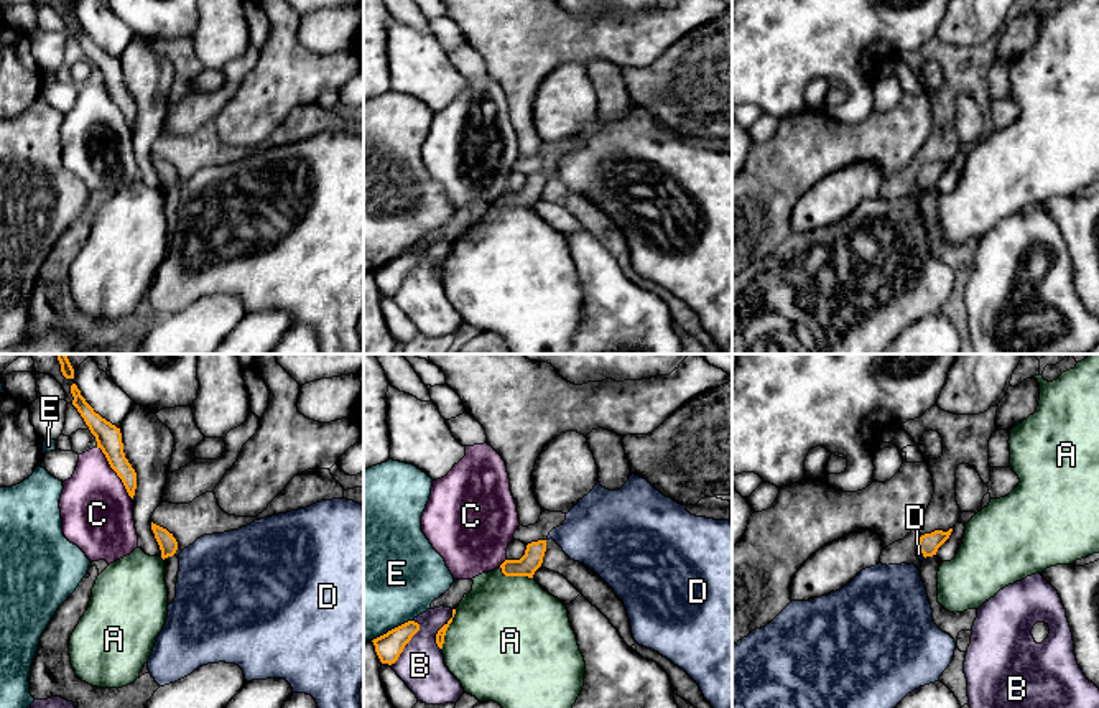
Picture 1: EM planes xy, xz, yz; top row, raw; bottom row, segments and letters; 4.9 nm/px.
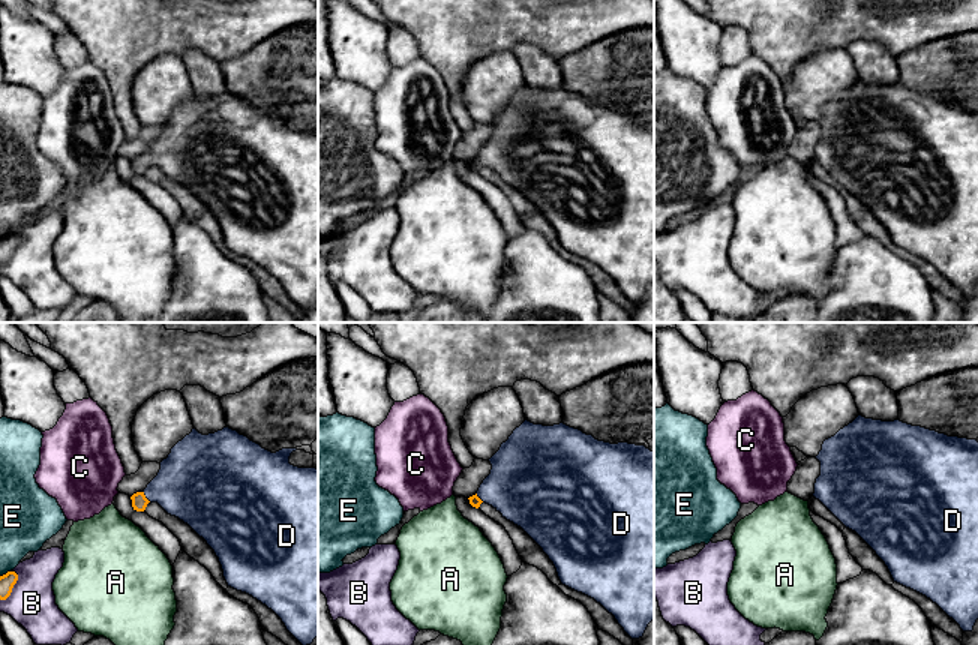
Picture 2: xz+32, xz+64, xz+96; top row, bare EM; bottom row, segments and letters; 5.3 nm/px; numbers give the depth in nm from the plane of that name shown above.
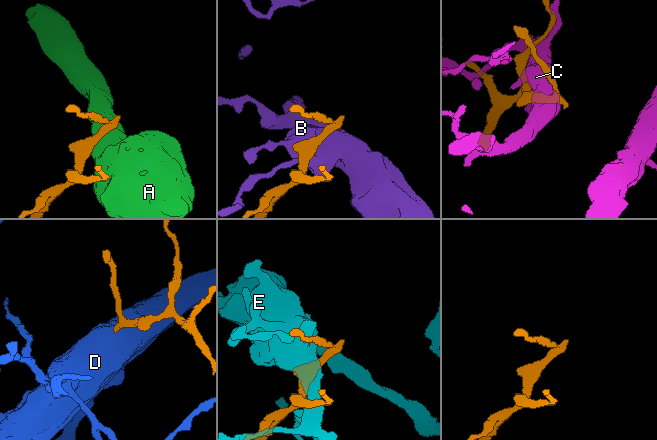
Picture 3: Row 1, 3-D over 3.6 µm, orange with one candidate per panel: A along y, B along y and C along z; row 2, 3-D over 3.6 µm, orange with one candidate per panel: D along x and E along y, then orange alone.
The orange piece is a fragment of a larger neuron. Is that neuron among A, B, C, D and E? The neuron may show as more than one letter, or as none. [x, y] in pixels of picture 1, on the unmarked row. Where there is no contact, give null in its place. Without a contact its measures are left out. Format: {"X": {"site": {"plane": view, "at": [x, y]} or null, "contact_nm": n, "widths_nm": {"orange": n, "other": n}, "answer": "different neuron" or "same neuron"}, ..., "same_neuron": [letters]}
{"A": {"site": {"plane": "xz", "at": [446, 260]}, "contact_nm": 220, "widths_nm": {"orange": 50, "other": 480}, "answer": "different neuron"}, "B": {"site": {"plane": "xz", "at": [407, 274]}, "contact_nm": 260, "widths_nm": {"orange": 130, "other": 220}, "answer": "different neuron"}, "C": {"site": {"plane": "xy", "at": [114, 101]}, "contact_nm": 320, "widths_nm": {"orange": 130, "other": 360}, "answer": "different neuron"}, "D": {"site": {"plane": "yz", "at": [922, 183]}, "contact_nm": 60, "widths_nm": {"orange": 110, "other": 30}, "answer": "same neuron"}, "E": {"site": {"plane": "xz", "at": [392, 260]}, "contact_nm": 220, "widths_nm": {"orange": 130, "other": 500}, "answer": "different neuron"}, "same_neuron": ["D"]}

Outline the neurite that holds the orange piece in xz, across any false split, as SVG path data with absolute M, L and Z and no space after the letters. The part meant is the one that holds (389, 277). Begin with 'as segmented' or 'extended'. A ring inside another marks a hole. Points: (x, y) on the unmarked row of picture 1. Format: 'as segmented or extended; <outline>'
as segmented; M408 252L387 265L373 270L375 283L382 295L395 295L403 283L405 277L411 272L411 268L420 262L420 255L415 252Z

